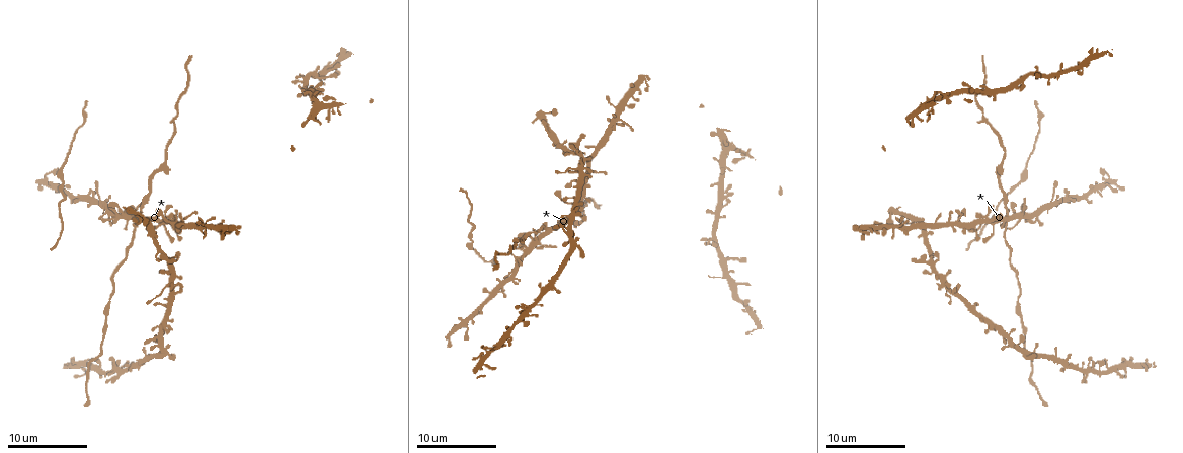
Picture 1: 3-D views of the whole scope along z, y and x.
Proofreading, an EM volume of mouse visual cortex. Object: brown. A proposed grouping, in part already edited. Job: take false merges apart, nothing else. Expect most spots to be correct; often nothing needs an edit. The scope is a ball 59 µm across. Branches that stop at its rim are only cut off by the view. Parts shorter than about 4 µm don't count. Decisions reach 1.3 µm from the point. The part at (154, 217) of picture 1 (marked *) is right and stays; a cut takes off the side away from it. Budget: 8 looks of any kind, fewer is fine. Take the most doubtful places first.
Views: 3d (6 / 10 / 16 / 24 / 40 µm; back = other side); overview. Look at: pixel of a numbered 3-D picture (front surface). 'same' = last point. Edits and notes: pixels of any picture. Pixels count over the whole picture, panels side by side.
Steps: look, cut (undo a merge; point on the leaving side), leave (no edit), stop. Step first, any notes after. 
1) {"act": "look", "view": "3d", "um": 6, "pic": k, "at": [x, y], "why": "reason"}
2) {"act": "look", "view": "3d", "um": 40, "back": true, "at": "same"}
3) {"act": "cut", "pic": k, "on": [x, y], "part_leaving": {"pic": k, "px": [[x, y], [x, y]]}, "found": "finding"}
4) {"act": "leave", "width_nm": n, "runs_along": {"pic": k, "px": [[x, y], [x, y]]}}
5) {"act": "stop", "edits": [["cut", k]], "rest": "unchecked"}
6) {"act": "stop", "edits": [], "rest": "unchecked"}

{"act": "look", "view": "3d", "um": 16, "pic": 1, "at": [1008, 215], "why": "looks like a crossing"}

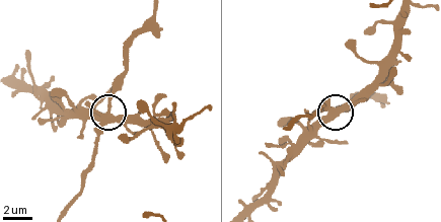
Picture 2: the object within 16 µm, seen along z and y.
{"act": "leave", "arms": 5, "runs_along": {"pic": 2, "px": [[358, 94], [345, 102], [306, 141]]}, "found": "one neuron here"}

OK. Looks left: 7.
{"act": "look", "view": "3d", "um": 10, "pic": 1, "at": [560, 145], "why": "four arms meet"}

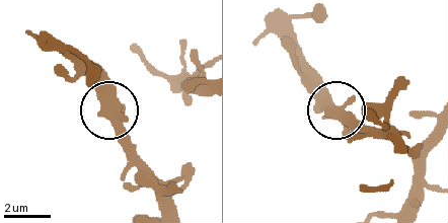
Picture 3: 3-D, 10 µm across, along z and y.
{"act": "leave", "found": "all the same neuron"}

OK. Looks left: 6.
{"act": "look", "view": "3d", "um": 10, "pic": 1, "at": [1056, 203], "why": "four or more arms meet"}

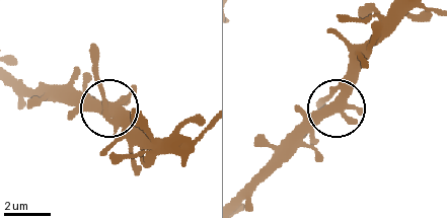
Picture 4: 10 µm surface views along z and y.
{"act": "look", "view": "3d", "um": 10, "back": true, "pic": 4, "at": [334, 105], "why": "from behind"}

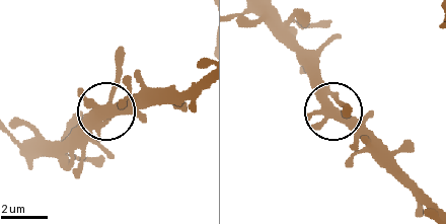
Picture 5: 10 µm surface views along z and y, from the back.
{"act": "leave", "width_nm": 390, "found": "all the same neuron"}

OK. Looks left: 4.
{"act": "look", "view": "3d", "um": 10, "pic": 1, "at": [186, 225], "why": "a fork"}

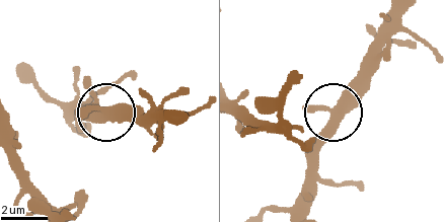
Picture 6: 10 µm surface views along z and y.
{"act": "look", "view": "3d", "um": 6, "pic": 6, "at": [334, 109]}

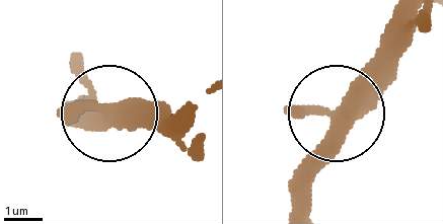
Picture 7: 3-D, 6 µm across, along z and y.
{"act": "leave", "found": "continuous, no second neuron"}

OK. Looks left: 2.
{"act": "stop", "edits": [], "rest": "unchecked"}

